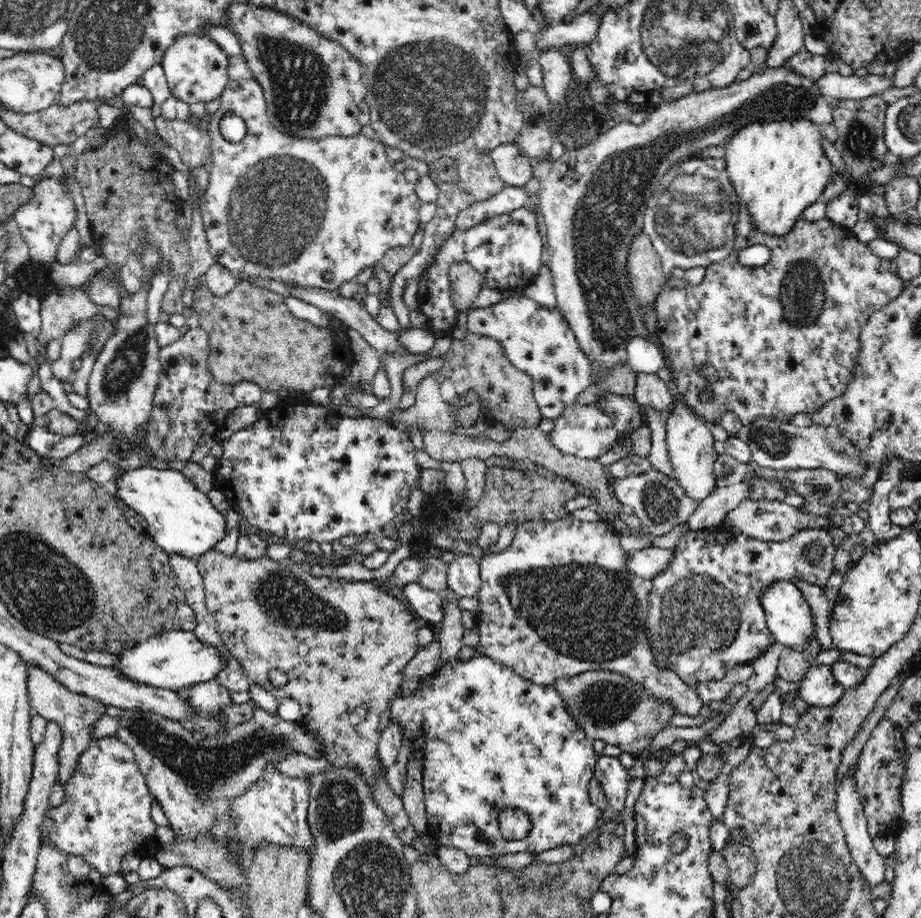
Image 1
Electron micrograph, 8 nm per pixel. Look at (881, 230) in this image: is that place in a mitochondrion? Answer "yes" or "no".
no

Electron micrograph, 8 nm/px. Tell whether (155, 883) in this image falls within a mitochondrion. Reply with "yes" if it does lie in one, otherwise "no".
no

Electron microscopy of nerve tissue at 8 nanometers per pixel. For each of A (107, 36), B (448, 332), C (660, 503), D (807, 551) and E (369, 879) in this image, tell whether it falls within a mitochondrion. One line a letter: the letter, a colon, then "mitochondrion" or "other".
A: mitochondrion
B: other
C: mitochondrion
D: other
E: mitochondrion

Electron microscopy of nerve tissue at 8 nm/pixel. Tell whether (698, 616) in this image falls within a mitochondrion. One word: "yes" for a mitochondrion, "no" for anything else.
yes

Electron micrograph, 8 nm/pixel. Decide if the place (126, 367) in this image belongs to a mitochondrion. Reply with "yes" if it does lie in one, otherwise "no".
yes

